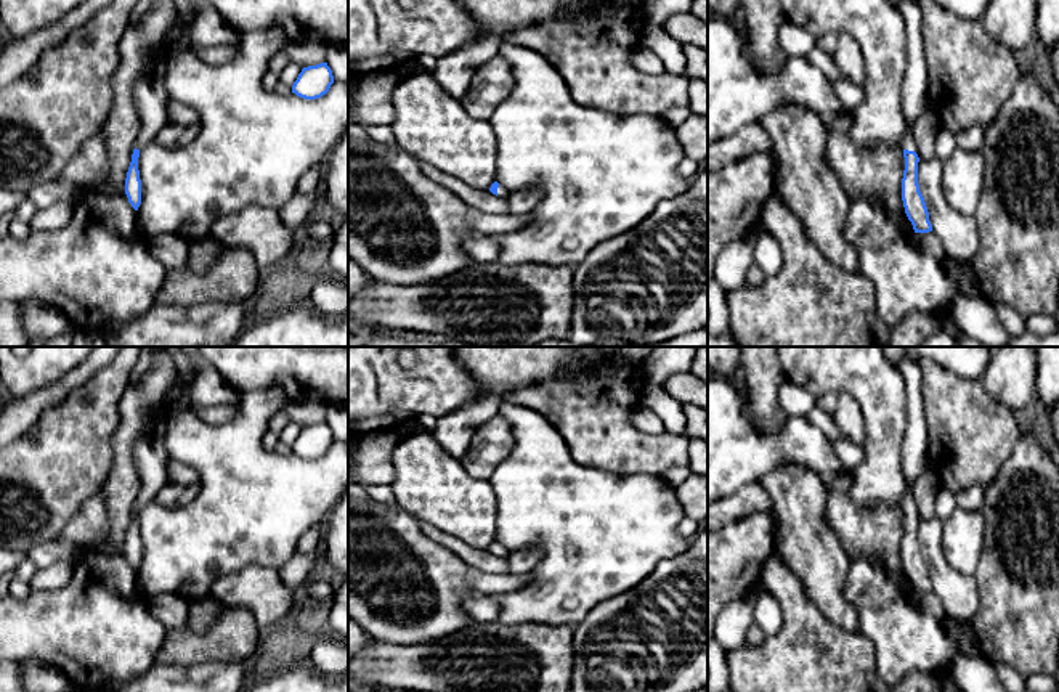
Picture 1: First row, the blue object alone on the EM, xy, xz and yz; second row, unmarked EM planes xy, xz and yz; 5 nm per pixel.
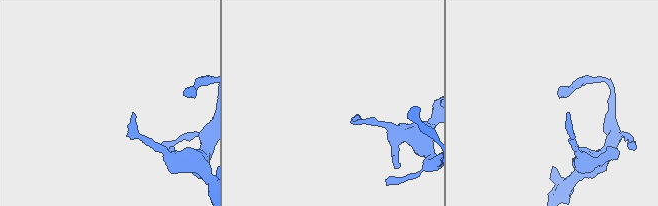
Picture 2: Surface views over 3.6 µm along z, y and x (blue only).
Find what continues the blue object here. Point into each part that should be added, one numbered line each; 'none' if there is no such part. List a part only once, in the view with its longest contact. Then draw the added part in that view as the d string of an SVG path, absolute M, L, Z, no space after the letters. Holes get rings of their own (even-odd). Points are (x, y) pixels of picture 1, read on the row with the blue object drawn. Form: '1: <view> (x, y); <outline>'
1: yz (915, 100); M903 0L900 11L907 24L908 37L908 66L907 77L902 83L902 108L908 122L908 128L902 140L902 149L916 153L913 124L924 111L929 109L927 69L921 34L921 11L916 5L916 0Z

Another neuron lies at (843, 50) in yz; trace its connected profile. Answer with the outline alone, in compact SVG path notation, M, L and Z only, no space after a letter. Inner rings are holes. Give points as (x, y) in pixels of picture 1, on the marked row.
M830 32L817 37L817 47L836 64L847 80L854 83L863 80L865 66L854 37L844 32Z

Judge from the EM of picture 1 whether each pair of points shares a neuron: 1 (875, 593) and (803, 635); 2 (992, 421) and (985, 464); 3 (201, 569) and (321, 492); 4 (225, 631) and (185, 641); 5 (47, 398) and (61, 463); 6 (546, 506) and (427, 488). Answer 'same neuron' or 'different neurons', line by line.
1: different neurons
2: same neuron
3: same neuron
4: same neuron
5: different neurons
6: different neurons

